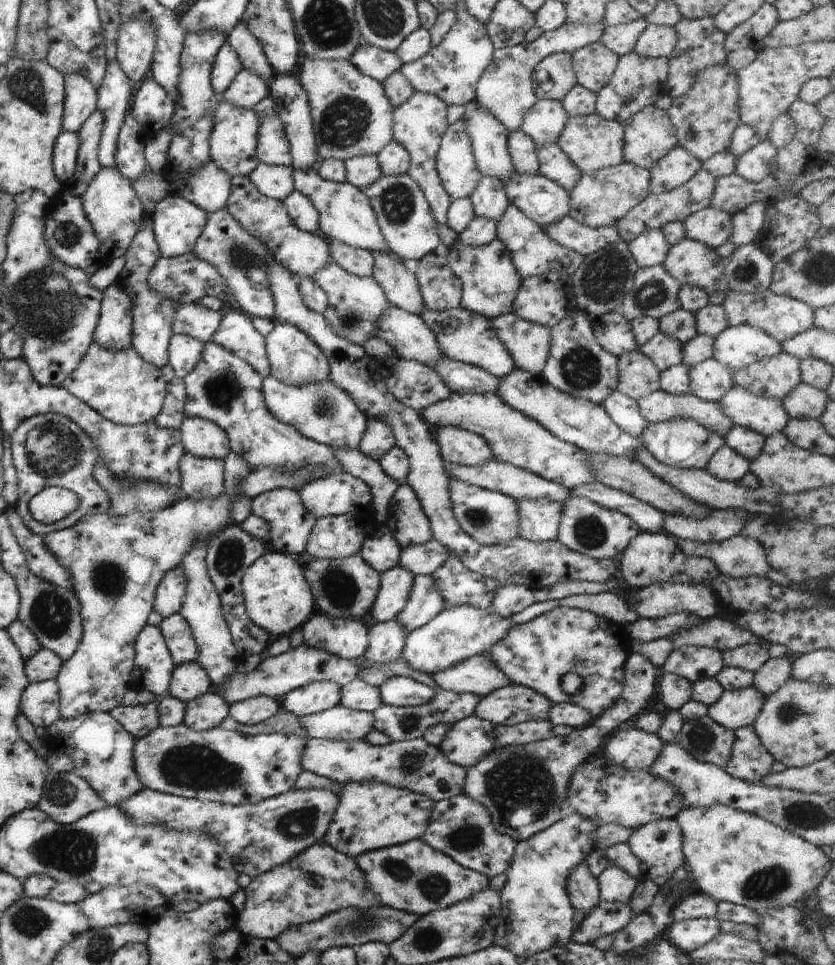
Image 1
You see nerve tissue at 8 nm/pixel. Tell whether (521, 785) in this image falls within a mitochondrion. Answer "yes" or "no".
yes

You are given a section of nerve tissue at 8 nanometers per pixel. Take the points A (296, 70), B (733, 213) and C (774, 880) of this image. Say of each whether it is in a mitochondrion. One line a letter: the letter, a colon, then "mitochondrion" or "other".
A: other
B: other
C: mitochondrion

